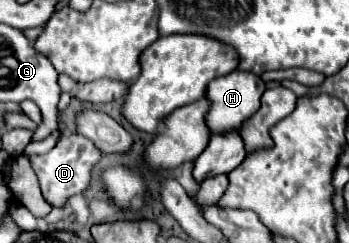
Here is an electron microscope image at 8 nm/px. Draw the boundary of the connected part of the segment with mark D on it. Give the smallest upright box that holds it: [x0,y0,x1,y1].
[30,133,102,207]

